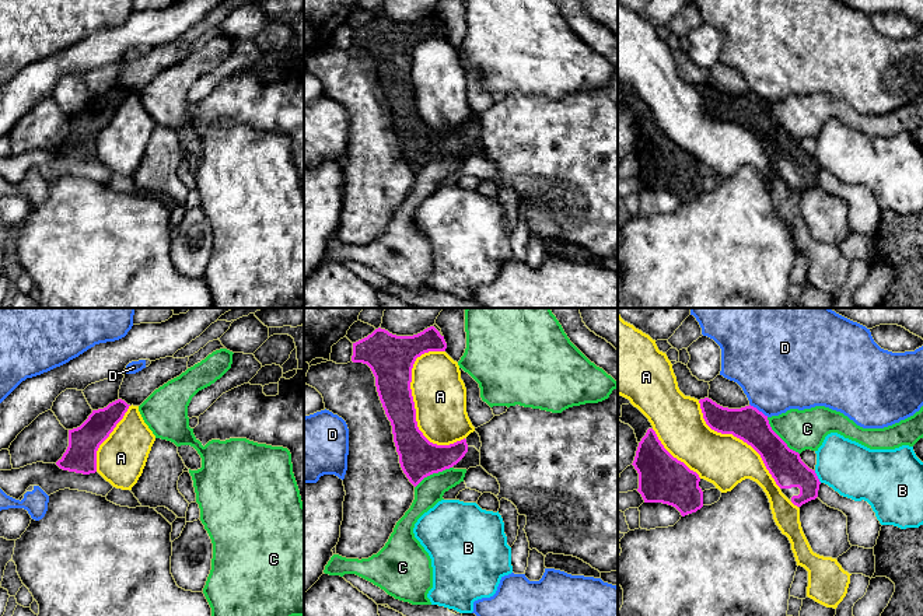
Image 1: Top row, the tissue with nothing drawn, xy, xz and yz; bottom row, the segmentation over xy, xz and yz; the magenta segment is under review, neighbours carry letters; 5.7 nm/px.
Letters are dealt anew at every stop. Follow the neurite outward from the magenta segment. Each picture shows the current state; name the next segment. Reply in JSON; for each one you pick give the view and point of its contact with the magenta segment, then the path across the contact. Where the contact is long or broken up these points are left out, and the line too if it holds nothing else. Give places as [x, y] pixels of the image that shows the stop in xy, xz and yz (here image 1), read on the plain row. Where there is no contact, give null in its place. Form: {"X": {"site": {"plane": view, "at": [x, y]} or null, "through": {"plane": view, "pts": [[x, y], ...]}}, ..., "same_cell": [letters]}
{"same_cell": []}

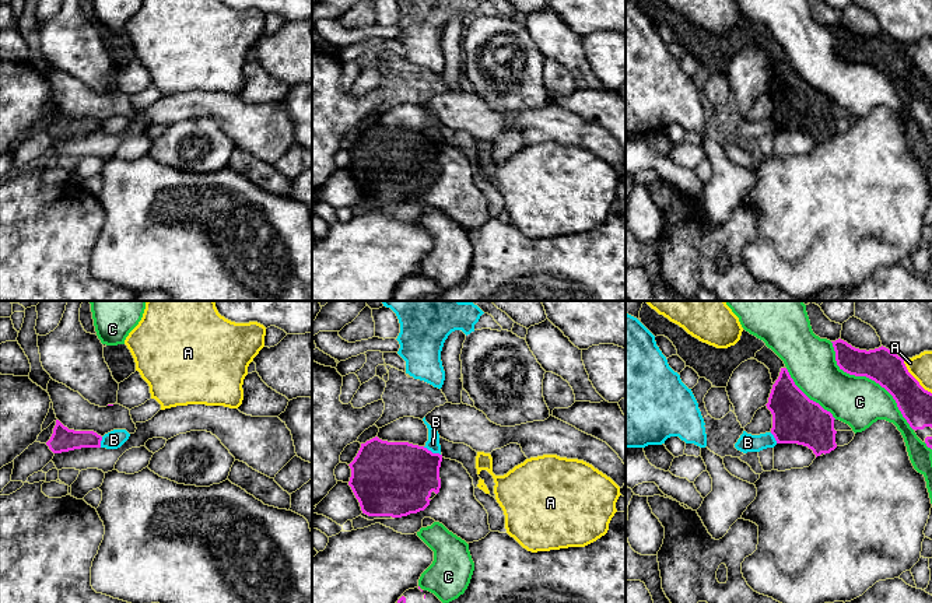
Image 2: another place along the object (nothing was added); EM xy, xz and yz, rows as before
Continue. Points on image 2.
{"B": {"site": {"plane": "xz", "at": [430, 137]}, "through": {"plane": "xz", "pts": [[396, 165], [430, 137], [433, 130]]}}, "same_cell": ["B"]}

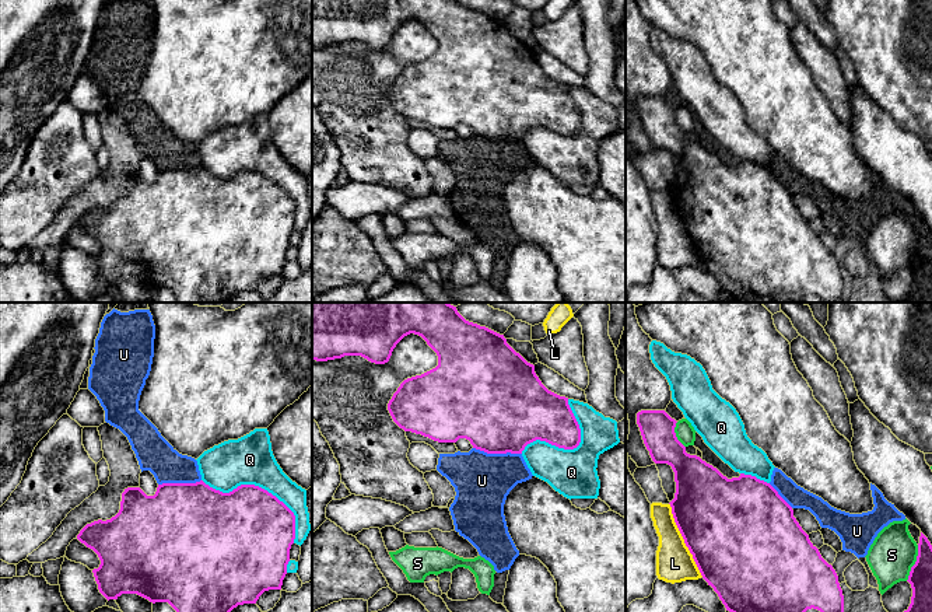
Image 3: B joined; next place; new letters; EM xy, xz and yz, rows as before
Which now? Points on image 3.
{"U": {"site": {"plane": "xz", "at": [497, 139]}}, "same_cell": ["U"]}

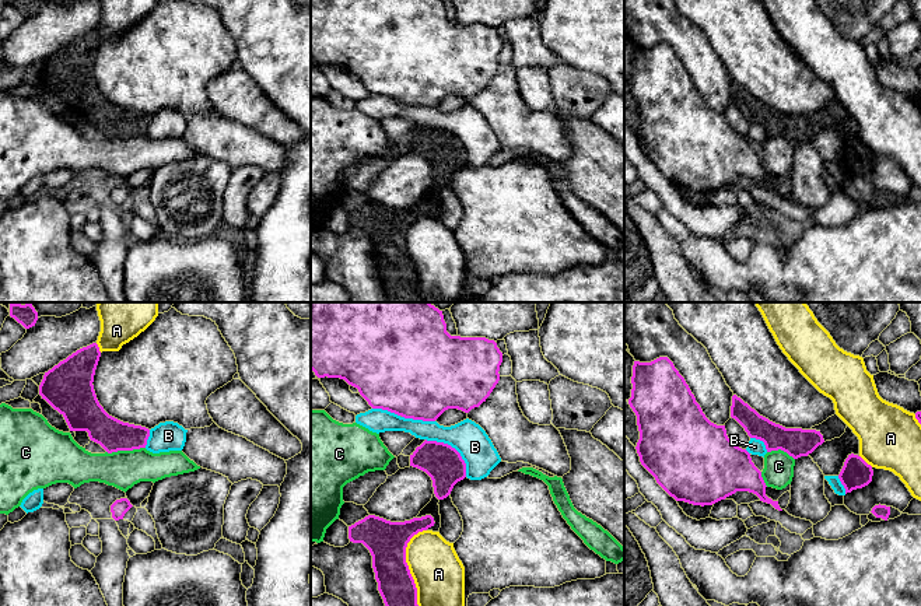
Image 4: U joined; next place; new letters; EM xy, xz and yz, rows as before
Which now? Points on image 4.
{"same_cell": []}

